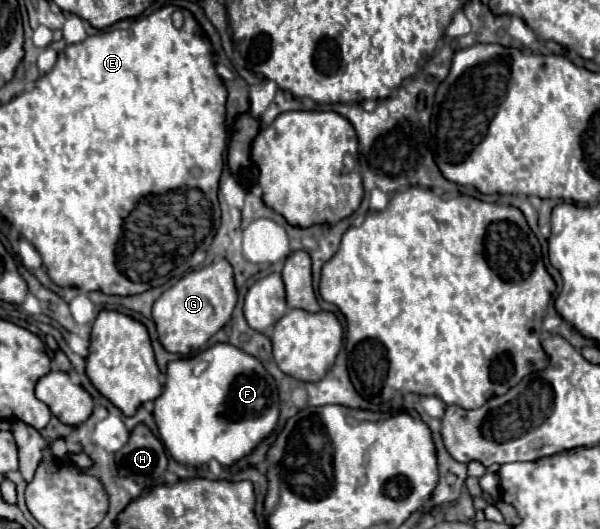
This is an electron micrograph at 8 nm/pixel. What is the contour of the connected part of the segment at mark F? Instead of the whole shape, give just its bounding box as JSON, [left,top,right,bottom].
[153,344,281,468]

